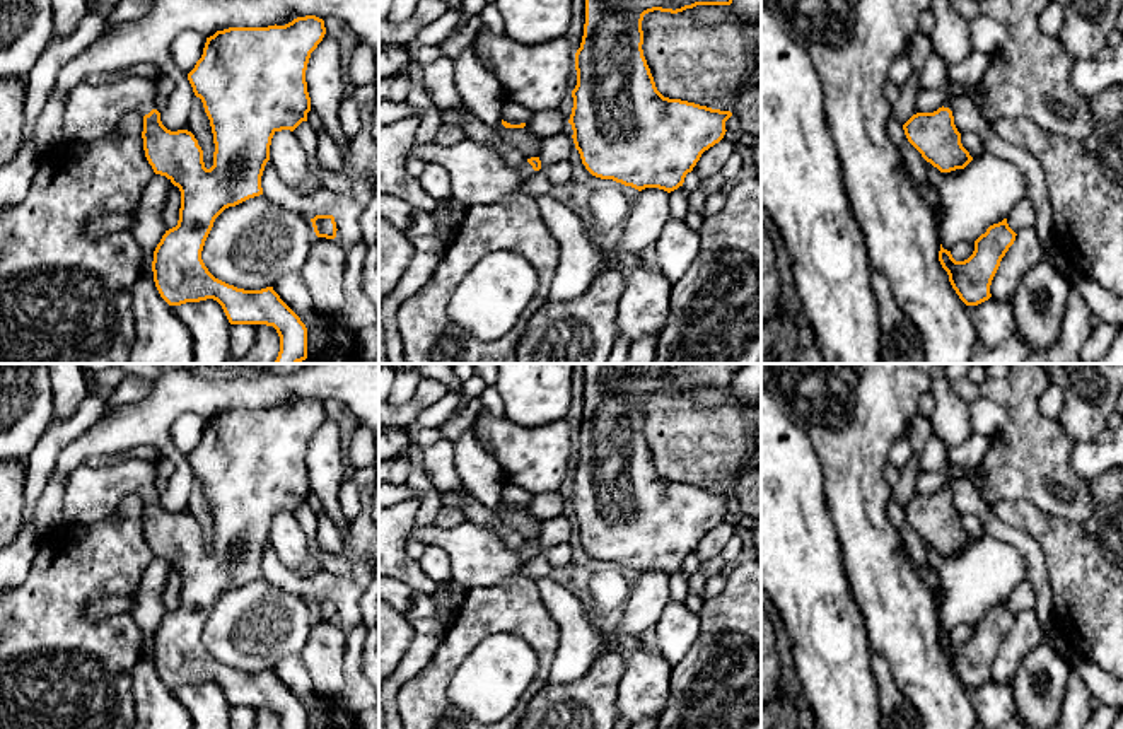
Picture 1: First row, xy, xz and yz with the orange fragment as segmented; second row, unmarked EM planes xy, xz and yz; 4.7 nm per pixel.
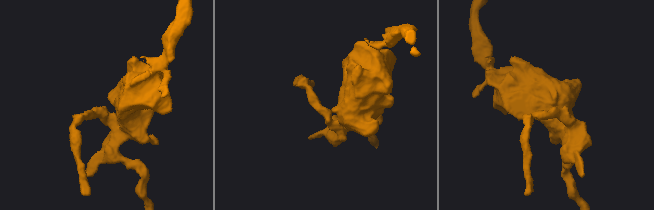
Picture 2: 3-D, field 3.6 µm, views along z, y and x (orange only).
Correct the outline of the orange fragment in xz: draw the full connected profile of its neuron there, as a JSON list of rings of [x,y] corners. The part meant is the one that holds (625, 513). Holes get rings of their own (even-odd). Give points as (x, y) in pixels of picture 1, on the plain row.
[[[585,364],[585,406],[575,435],[577,468],[572,473],[573,490],[568,505],[582,546],[592,558],[613,562],[638,574],[659,570],[671,575],[683,569],[701,536],[724,521],[730,493],[669,481],[657,473],[642,432],[642,403],[654,393],[678,396],[696,388],[730,388],[742,365],[746,364]]]

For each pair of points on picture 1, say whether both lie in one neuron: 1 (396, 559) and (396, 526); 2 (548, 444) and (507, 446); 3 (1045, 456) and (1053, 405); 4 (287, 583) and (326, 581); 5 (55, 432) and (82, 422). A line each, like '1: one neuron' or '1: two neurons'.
1: one neuron
2: one neuron
3: two neurons
4: one neuron
5: one neuron

